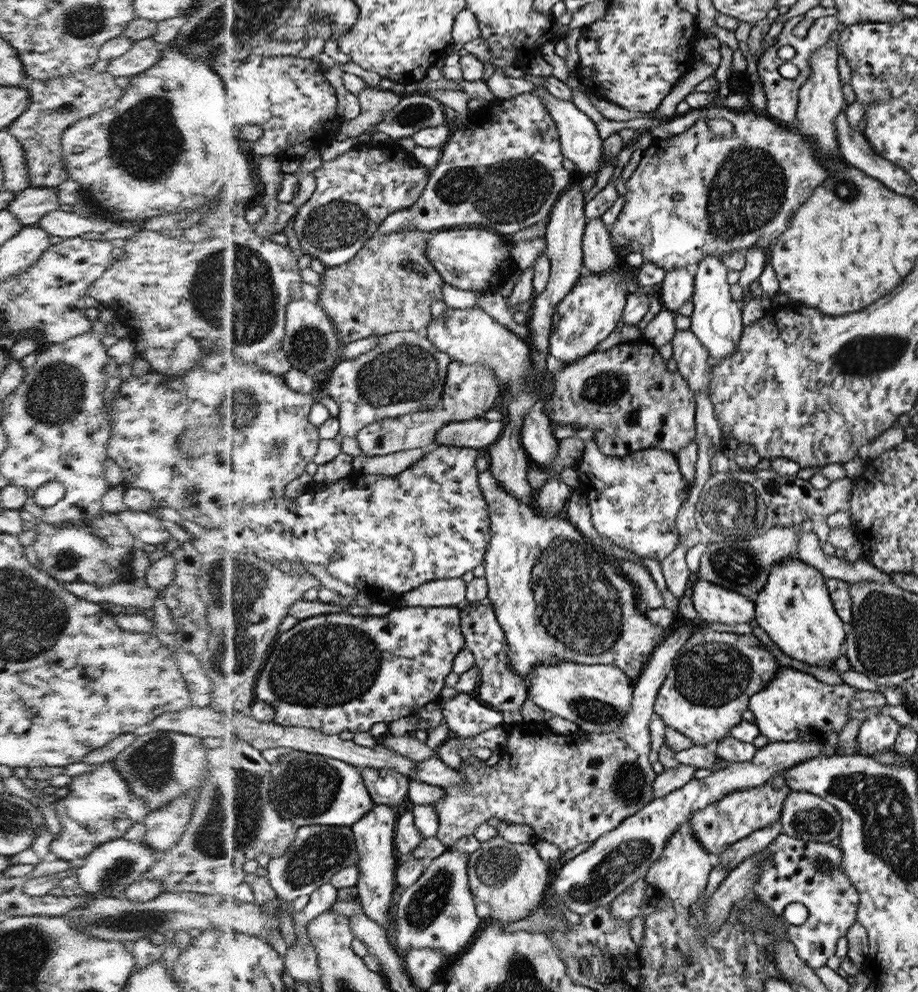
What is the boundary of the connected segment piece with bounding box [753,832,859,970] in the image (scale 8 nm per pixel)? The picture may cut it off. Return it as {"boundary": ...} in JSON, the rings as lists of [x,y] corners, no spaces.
{"boundary":[[[781,832],[774,842],[771,842],[760,852],[759,861],[761,870],[759,882],[753,891],[776,915],[782,916],[784,908],[792,902],[804,904],[808,910],[808,918],[804,924],[787,925],[789,940],[795,944],[797,955],[807,962],[813,969],[820,969],[830,956],[836,954],[836,942],[838,938],[845,936],[846,930],[855,924],[859,910],[859,891],[854,883],[847,877],[846,870],[842,867],[842,851],[838,846],[832,846],[829,842],[804,842],[803,839],[794,838]]]}

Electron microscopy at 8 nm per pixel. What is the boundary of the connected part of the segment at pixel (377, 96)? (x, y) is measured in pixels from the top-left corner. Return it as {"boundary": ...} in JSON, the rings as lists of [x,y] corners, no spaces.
{"boundary":[[[369,87],[360,95],[361,114],[344,123],[343,129],[335,136],[339,141],[362,136],[364,132],[376,128],[401,102],[404,95],[396,92]]]}

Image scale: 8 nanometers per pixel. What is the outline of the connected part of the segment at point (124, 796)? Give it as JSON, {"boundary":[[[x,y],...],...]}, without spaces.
{"boundary":[[[111,762],[98,764],[92,771],[71,780],[70,793],[58,799],[55,805],[62,830],[50,845],[50,853],[62,860],[80,862],[100,844],[124,836],[128,828],[137,822],[142,823],[150,812],[145,800],[130,790]]]}

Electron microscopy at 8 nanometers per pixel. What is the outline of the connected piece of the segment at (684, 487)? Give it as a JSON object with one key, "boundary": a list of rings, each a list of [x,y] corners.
{"boundary":[[[586,439],[576,470],[580,472],[579,480],[584,480],[589,488],[584,501],[601,537],[638,557],[658,562],[676,548],[679,534],[675,521],[688,497],[688,484],[683,479],[676,454],[646,448],[627,457],[611,457],[597,449],[594,439]]]}

